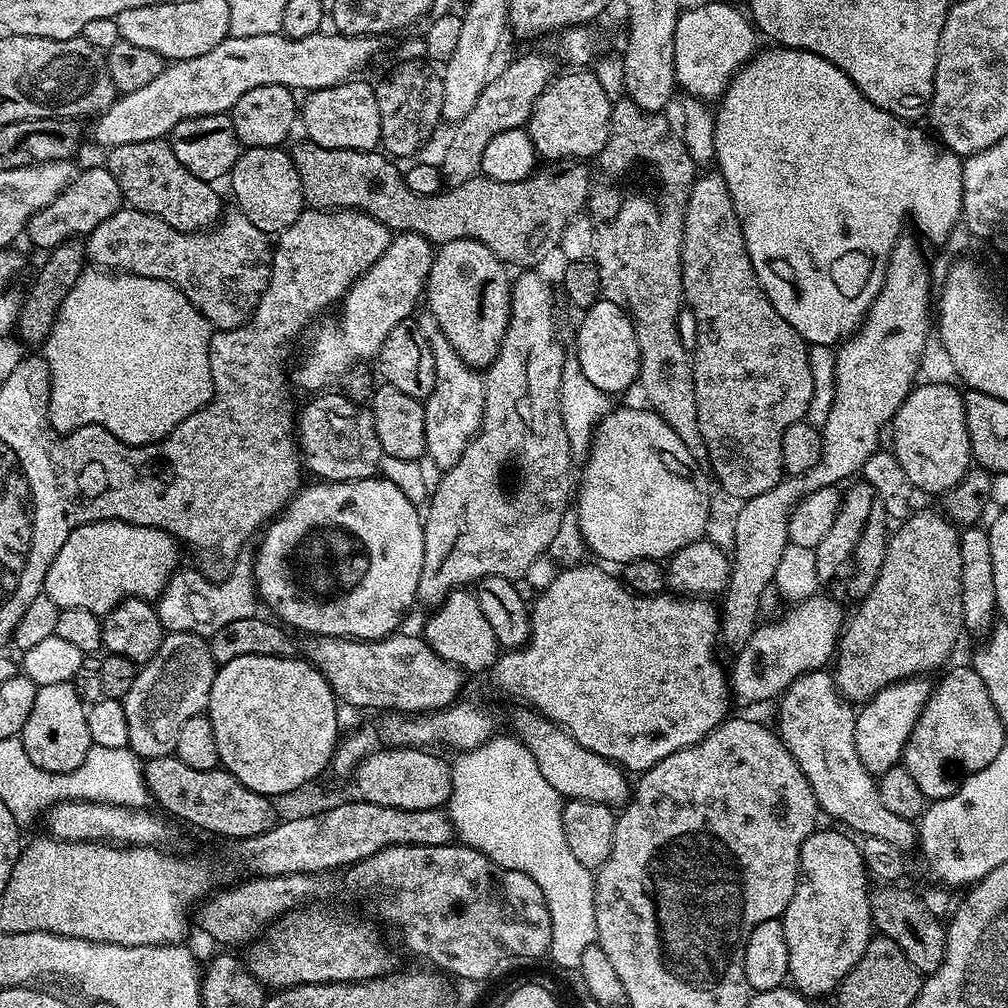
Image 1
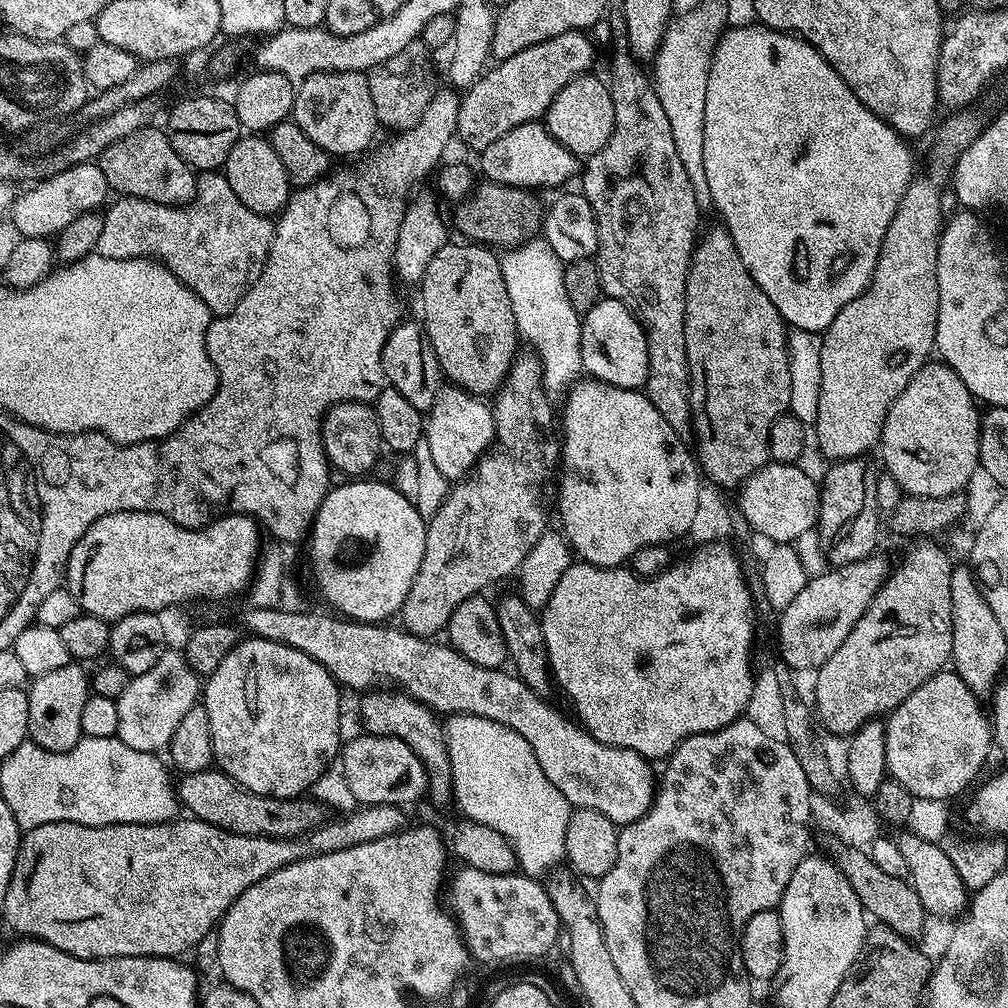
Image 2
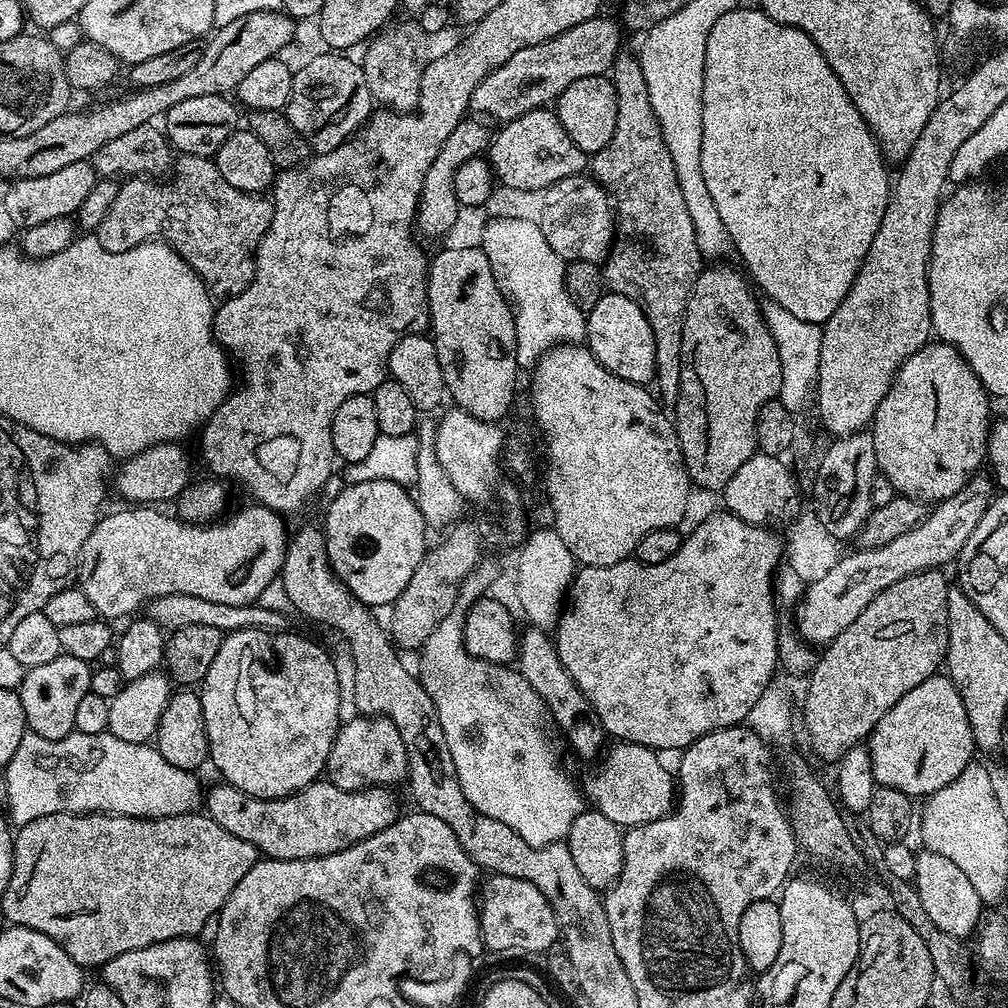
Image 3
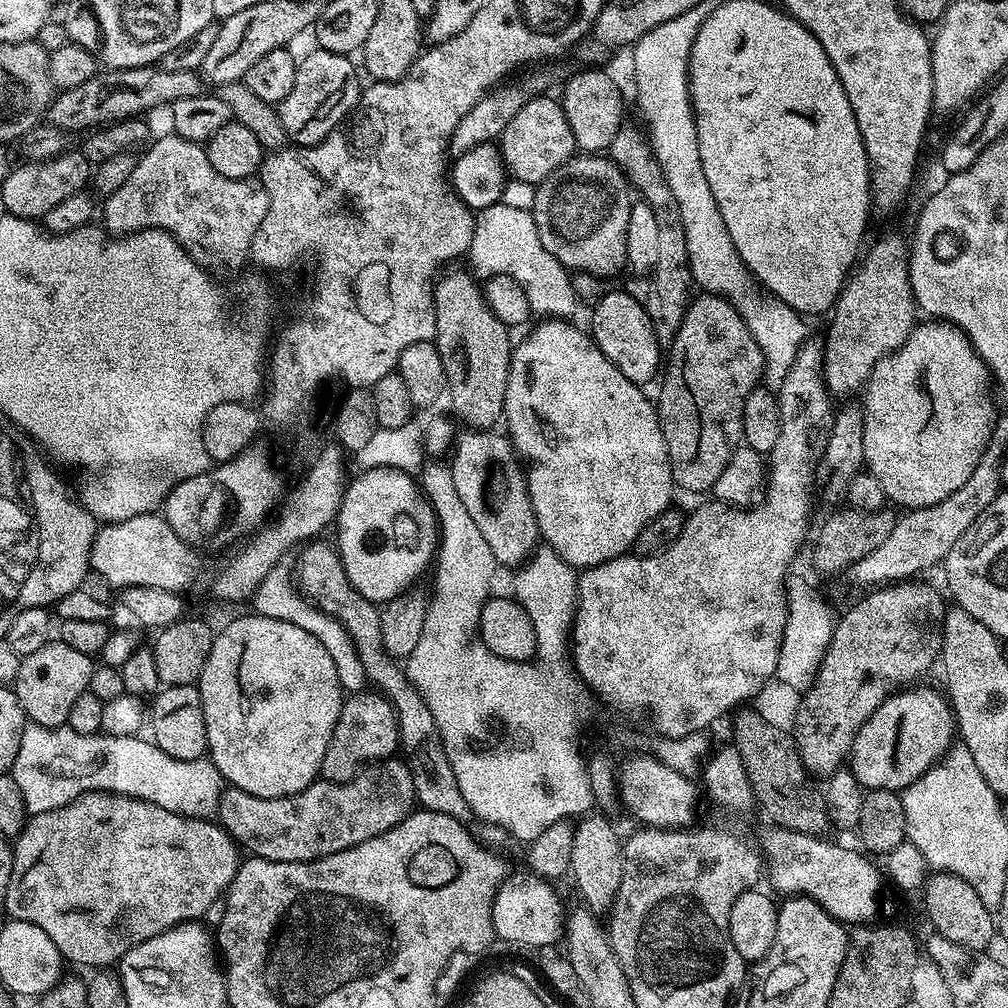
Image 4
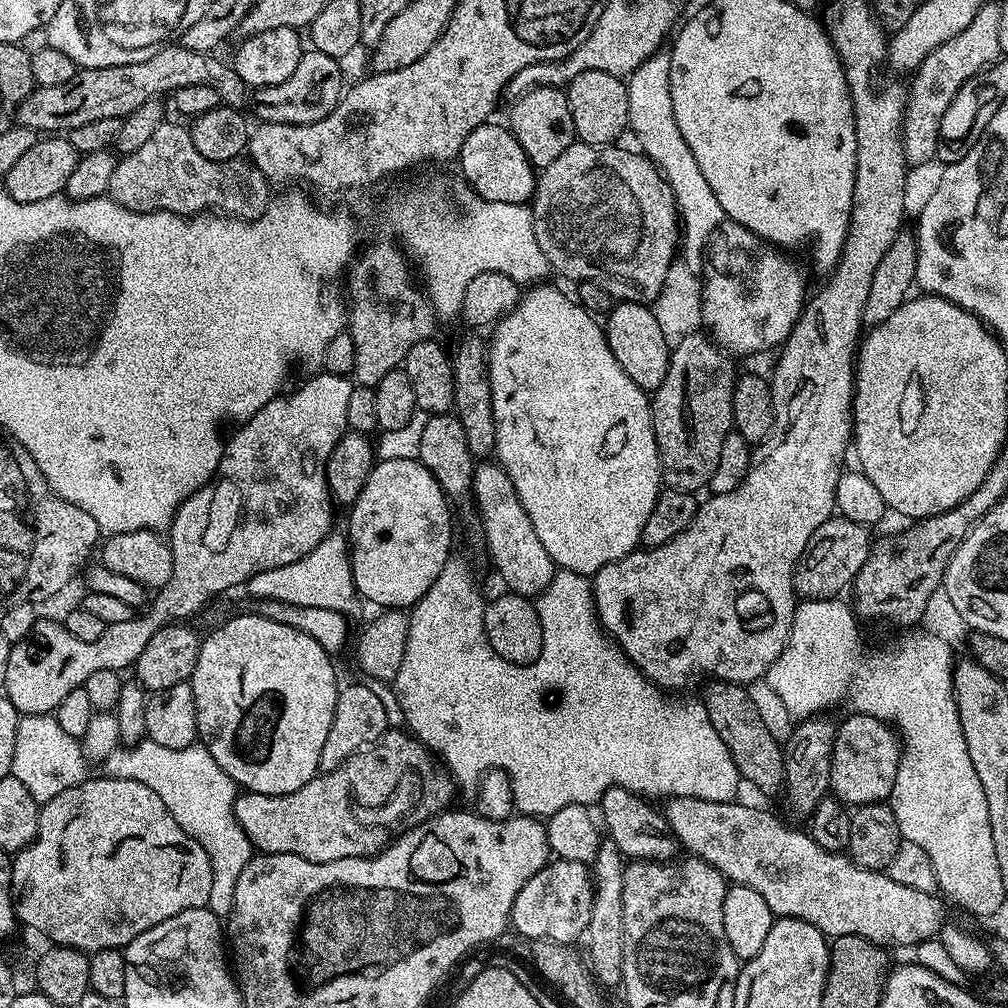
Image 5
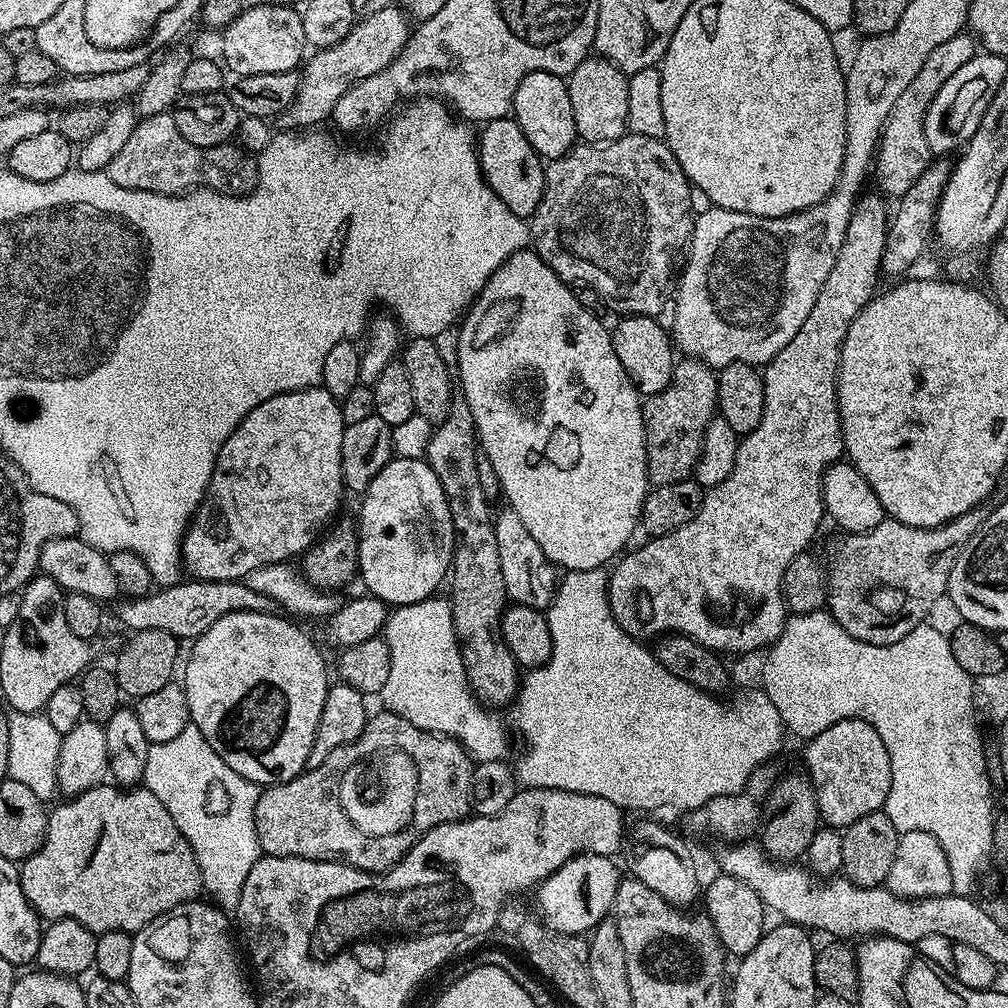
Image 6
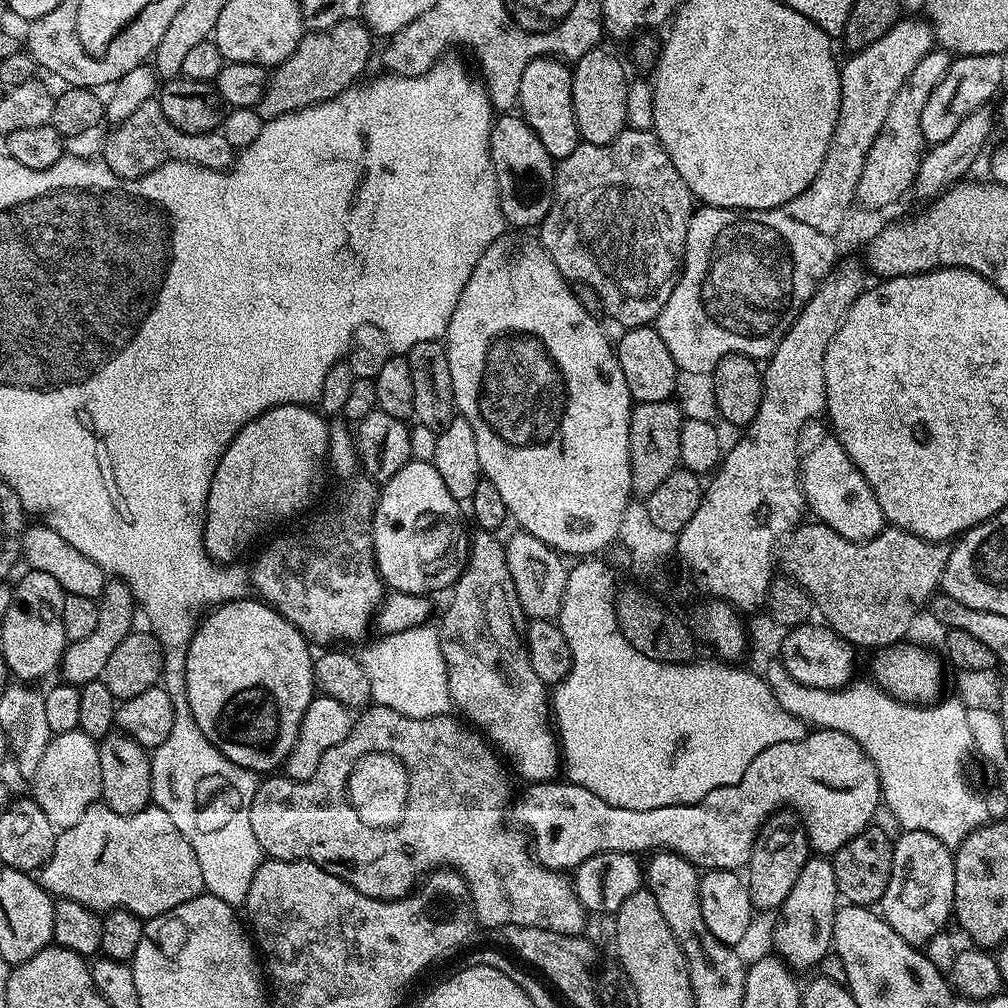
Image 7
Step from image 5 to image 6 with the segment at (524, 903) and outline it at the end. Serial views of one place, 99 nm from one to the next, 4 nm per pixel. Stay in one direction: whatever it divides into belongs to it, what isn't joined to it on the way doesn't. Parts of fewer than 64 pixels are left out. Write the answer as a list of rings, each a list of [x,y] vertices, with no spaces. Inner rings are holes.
[[[581,854],[572,856],[550,878],[541,880],[535,889],[539,919],[556,932],[571,936],[591,933],[603,920],[609,919],[616,902],[616,891],[622,873],[616,869],[617,861],[610,856]]]

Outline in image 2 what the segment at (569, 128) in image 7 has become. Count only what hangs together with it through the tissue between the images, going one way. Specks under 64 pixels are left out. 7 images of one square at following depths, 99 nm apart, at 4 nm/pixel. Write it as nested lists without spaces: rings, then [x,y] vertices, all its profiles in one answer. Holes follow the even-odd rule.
[[[544,122],[514,126],[514,130],[502,134],[498,142],[490,142],[490,146],[486,146],[486,150],[479,153],[478,160],[481,170],[488,175],[485,177],[491,183],[529,190],[556,188],[578,172],[578,157],[566,150],[566,146],[562,146],[562,142],[554,138],[554,134],[550,134],[547,123]]]

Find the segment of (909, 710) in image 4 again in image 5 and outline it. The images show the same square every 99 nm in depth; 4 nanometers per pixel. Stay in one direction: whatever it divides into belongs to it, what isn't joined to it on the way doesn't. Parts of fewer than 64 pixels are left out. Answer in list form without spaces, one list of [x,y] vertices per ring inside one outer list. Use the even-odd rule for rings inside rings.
[[[848,714],[844,721],[839,721],[832,747],[832,769],[828,779],[831,795],[849,806],[887,801],[898,774],[901,751],[902,744],[893,725],[873,716]]]

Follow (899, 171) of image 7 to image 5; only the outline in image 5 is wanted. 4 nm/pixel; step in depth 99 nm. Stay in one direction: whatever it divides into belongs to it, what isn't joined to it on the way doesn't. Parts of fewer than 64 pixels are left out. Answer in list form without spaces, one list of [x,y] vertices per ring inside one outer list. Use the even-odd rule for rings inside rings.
[[[990,2],[982,6],[974,22],[970,22],[970,26],[962,30],[962,34],[954,34],[954,38],[942,42],[942,46],[931,52],[911,77],[913,80],[908,88],[908,105],[904,111],[904,156],[909,165],[936,160],[936,151],[942,142],[940,127],[942,114],[946,114],[946,106],[954,102],[954,94],[958,94],[966,81],[1001,59],[999,21],[999,3]]]

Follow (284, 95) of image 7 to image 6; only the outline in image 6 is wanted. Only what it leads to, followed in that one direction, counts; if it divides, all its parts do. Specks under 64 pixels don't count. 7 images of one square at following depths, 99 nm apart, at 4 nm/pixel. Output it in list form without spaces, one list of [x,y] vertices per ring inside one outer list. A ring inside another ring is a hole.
[[[400,6],[378,10],[378,14],[357,19],[350,34],[346,34],[342,42],[313,51],[307,57],[299,73],[300,85],[297,87],[296,97],[284,112],[275,117],[274,124],[277,124],[277,129],[312,130],[323,125],[320,123],[331,117],[334,106],[338,106],[338,98],[342,98],[342,94],[346,94],[350,86],[362,82],[362,78],[370,78],[386,70],[386,66],[390,66],[390,62],[398,58],[398,54],[406,46],[409,35],[410,20],[405,9]]]

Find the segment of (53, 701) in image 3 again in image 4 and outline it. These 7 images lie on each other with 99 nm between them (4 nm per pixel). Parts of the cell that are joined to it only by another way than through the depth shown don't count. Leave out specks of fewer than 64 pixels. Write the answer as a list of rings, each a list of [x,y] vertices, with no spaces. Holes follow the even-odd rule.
[[[59,638],[49,639],[42,650],[34,650],[34,654],[23,657],[14,681],[14,691],[25,717],[34,724],[65,727],[78,694],[88,691],[93,667],[93,657],[66,646],[66,642]]]

